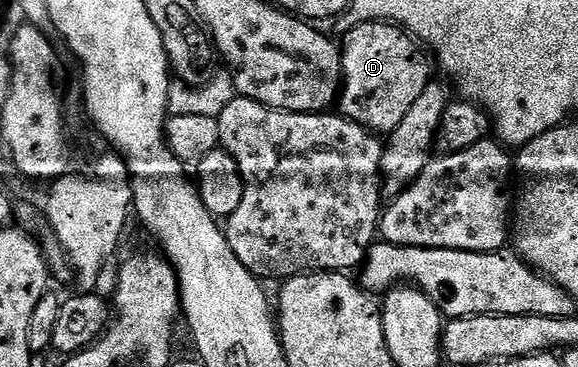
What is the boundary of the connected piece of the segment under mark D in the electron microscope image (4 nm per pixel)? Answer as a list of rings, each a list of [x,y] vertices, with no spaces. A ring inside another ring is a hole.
[[[358,22],[348,31],[351,32],[348,33],[347,40],[342,40],[341,43],[342,114],[368,131],[389,133],[401,125],[401,120],[405,113],[409,113],[413,101],[417,101],[425,87],[433,82],[432,56],[404,28],[393,23]]]

